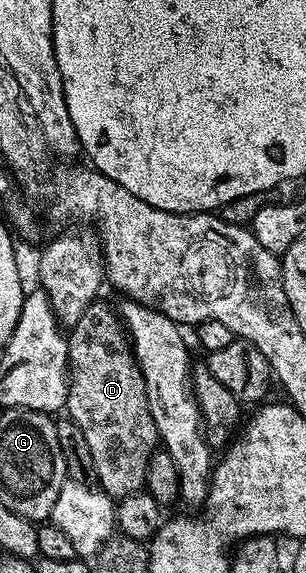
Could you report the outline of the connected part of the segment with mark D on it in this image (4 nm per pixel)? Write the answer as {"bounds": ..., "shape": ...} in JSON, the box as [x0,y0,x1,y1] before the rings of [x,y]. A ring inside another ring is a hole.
{"bounds":[64,299,159,499],"shape":[[[98,299],[88,305],[79,315],[79,323],[75,323],[67,333],[69,338],[69,394],[65,400],[64,412],[83,431],[87,439],[88,450],[93,460],[92,476],[97,476],[96,484],[108,497],[120,499],[140,493],[145,489],[147,467],[153,454],[158,452],[159,438],[155,419],[151,419],[151,411],[145,394],[145,384],[141,369],[131,352],[131,342],[123,332],[121,318],[113,313]]]}

